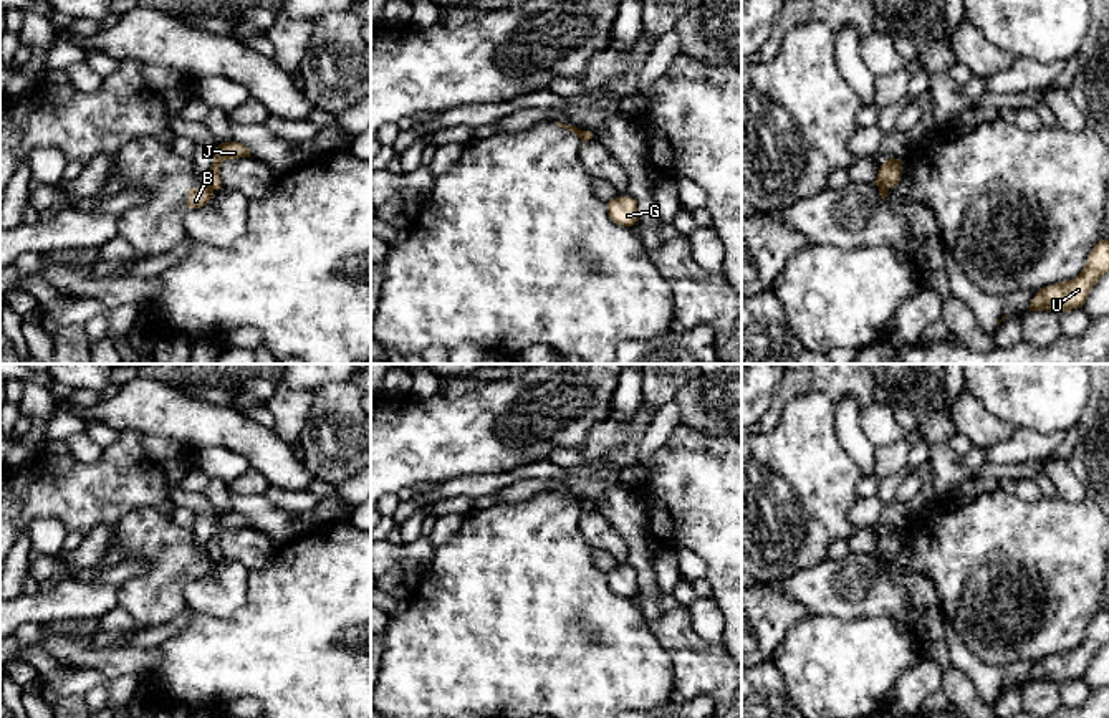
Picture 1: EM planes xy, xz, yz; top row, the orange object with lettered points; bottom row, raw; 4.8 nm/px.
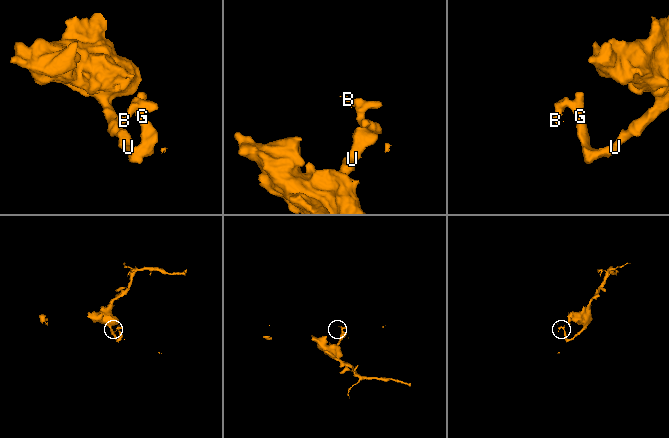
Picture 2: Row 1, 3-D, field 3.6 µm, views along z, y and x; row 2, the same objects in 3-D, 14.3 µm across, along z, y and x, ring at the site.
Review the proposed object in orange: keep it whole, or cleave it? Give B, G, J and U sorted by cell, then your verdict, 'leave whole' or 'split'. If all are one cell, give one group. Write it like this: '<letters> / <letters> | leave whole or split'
B / G J U | split

